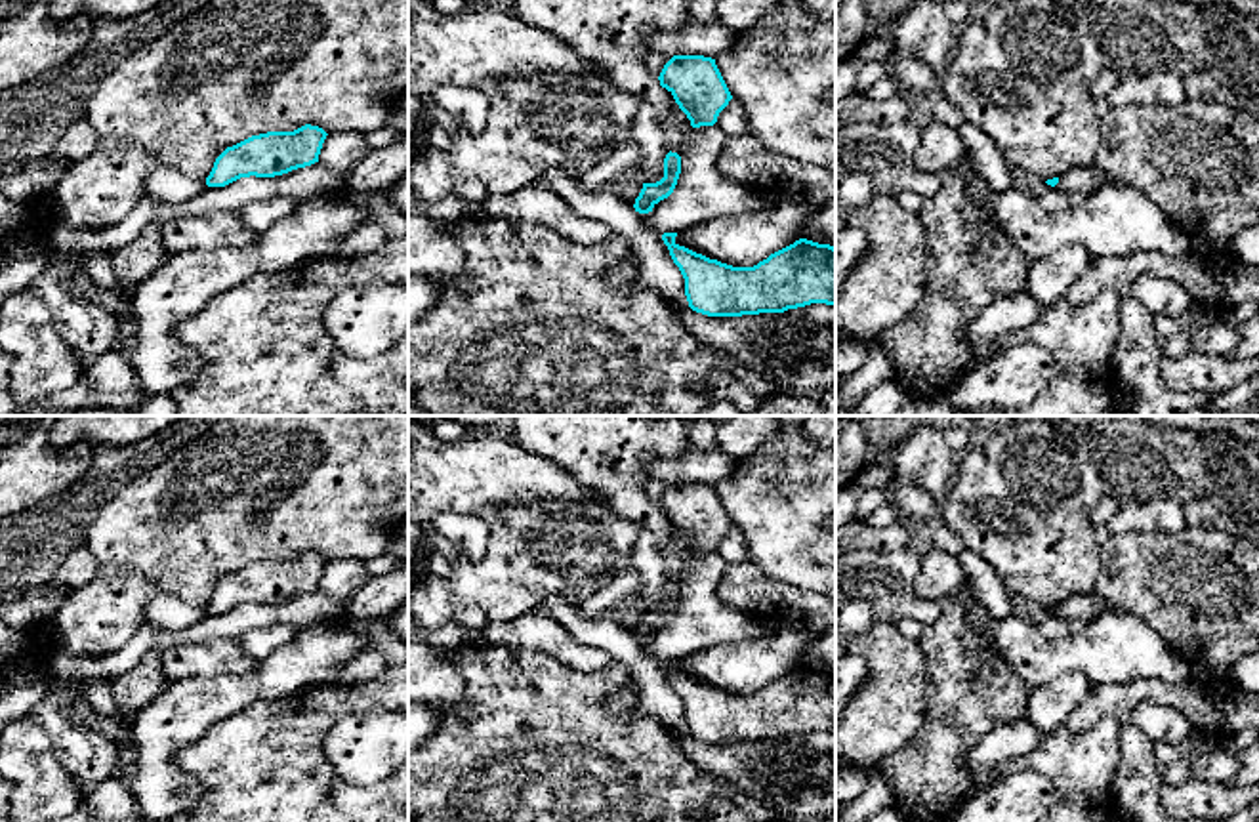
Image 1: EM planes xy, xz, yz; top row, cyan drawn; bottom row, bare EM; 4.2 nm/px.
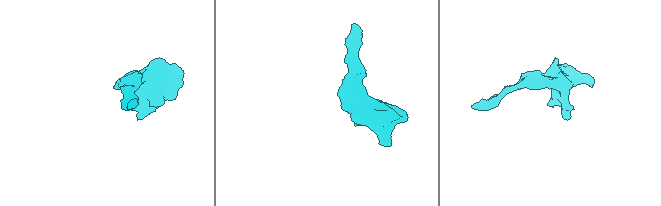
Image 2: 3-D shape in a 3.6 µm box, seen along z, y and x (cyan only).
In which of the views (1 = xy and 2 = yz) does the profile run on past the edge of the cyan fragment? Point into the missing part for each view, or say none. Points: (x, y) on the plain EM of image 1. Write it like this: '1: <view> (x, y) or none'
1: none
2: none

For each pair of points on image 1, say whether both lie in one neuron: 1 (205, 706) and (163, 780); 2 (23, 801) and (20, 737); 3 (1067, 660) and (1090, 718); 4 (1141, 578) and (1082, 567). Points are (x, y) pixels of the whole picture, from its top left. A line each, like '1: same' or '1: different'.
1: same
2: same
3: different
4: different

